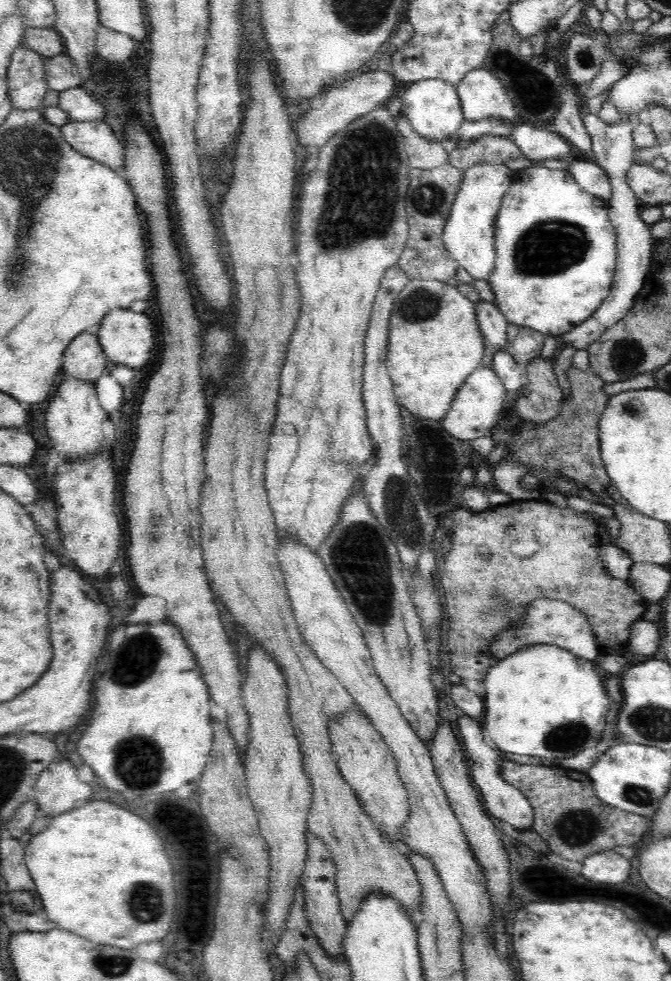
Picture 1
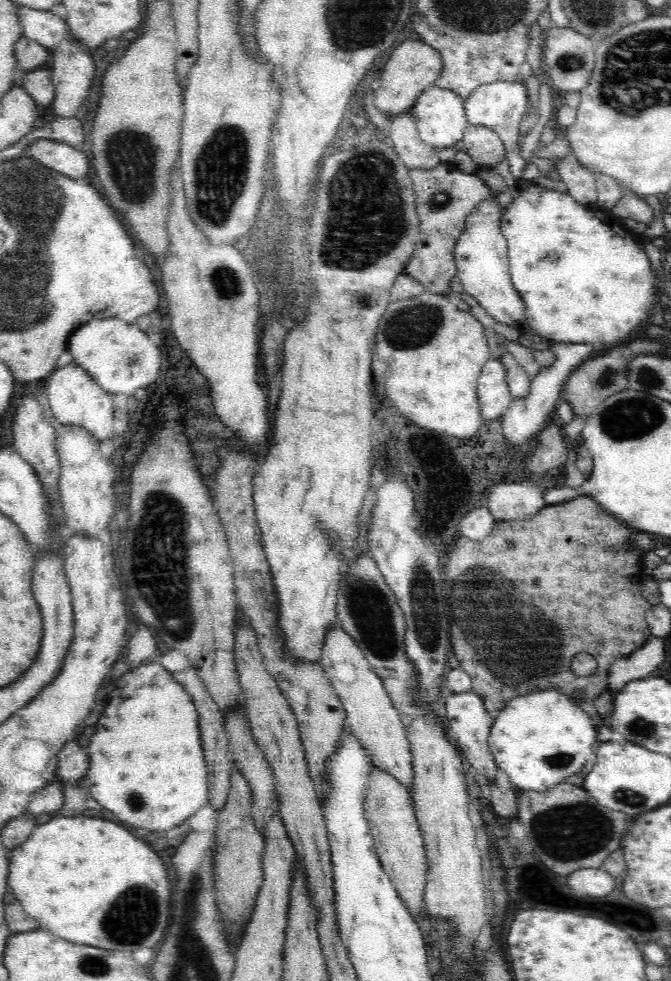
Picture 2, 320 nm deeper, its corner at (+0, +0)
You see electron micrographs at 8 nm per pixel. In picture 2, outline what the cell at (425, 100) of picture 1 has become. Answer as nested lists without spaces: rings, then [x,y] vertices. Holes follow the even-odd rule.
[[[433,85],[418,97],[408,112],[415,120],[420,138],[435,149],[440,149],[463,139],[465,128],[469,125],[464,104],[464,99],[453,91]]]

